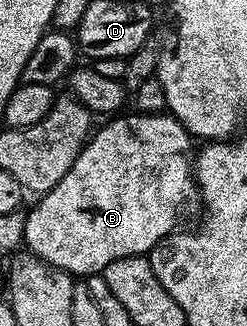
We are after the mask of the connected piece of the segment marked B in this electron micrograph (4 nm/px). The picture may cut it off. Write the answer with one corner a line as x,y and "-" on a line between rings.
126,114
118,115
116,118
102,123
105,125
103,125
101,129
98,127
96,131
90,135
89,139
85,142
85,147
82,148
81,153
75,158
71,170
67,170
67,174
63,174
63,178
59,178
59,182
56,186
38,199
41,201
39,201
33,209
28,209
25,217
24,247
28,249
28,251
34,252
43,262
47,262
56,268
62,268
64,272
68,272
77,278
88,278
104,273
105,268
111,266
111,262
115,262
119,258
146,255
164,236
170,235
170,233
178,227
177,215
180,214
181,207
185,204
185,199
196,201
199,196
195,183
195,172
191,167
191,156
188,156
189,143
191,143
189,131
171,114
125,115

